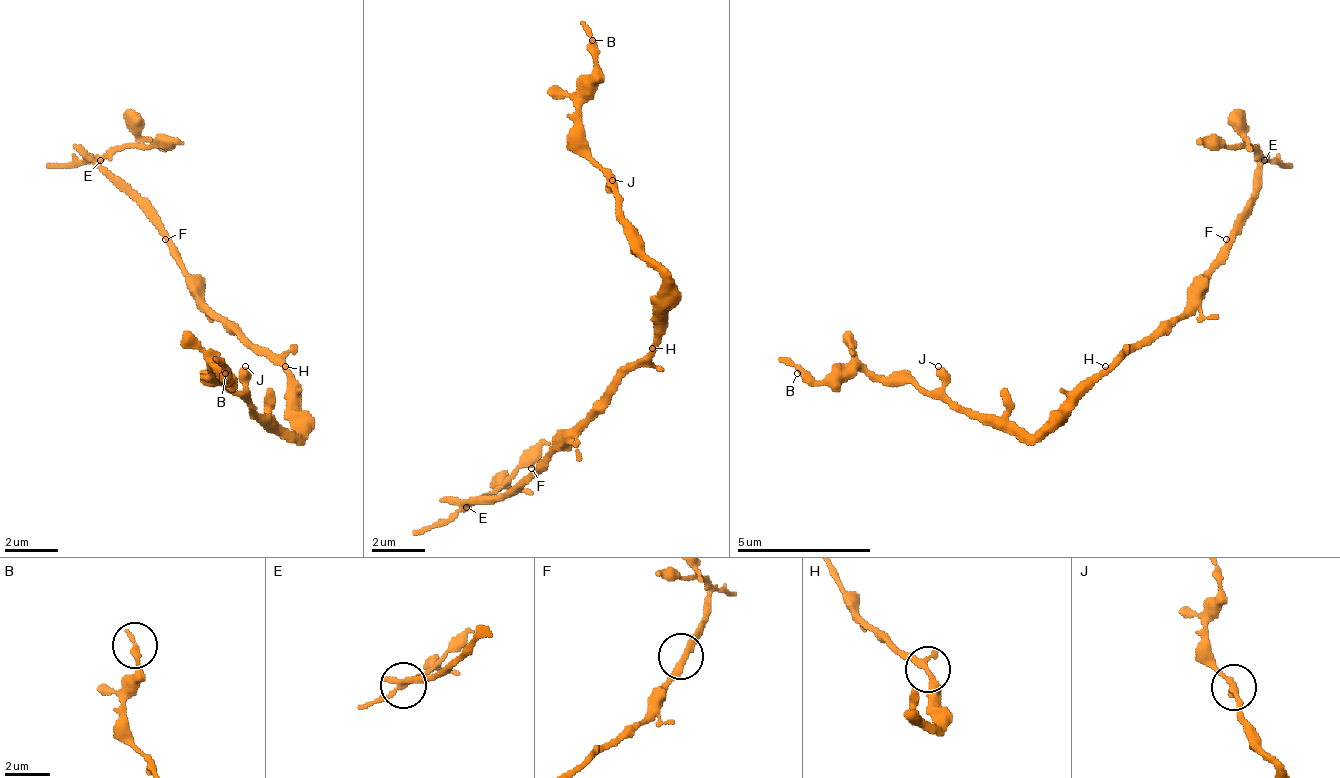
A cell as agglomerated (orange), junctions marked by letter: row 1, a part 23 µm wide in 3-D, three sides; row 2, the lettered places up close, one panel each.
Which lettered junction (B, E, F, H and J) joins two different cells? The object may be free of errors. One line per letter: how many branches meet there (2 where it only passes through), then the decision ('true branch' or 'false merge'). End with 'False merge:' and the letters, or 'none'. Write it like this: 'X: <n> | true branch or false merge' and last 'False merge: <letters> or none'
B: 1 | true branch
E: 3 | false merge
F: 2 | true branch
H: 3 | true branch
J: 2 | true branch
False merge: E

